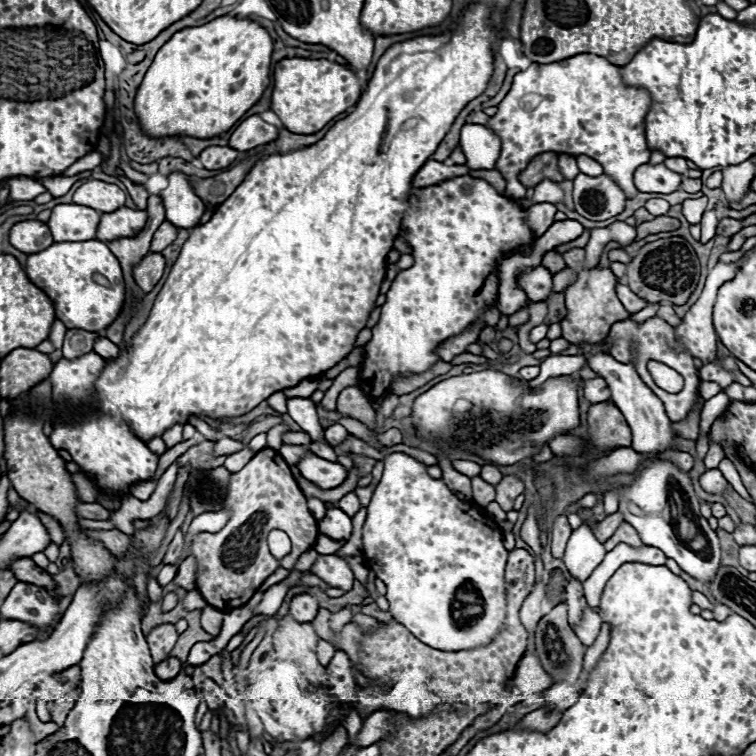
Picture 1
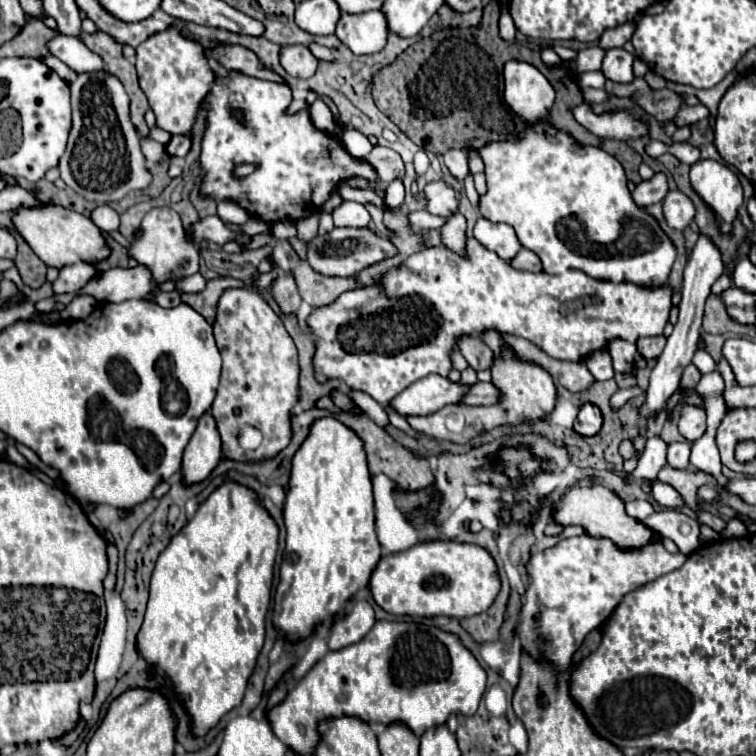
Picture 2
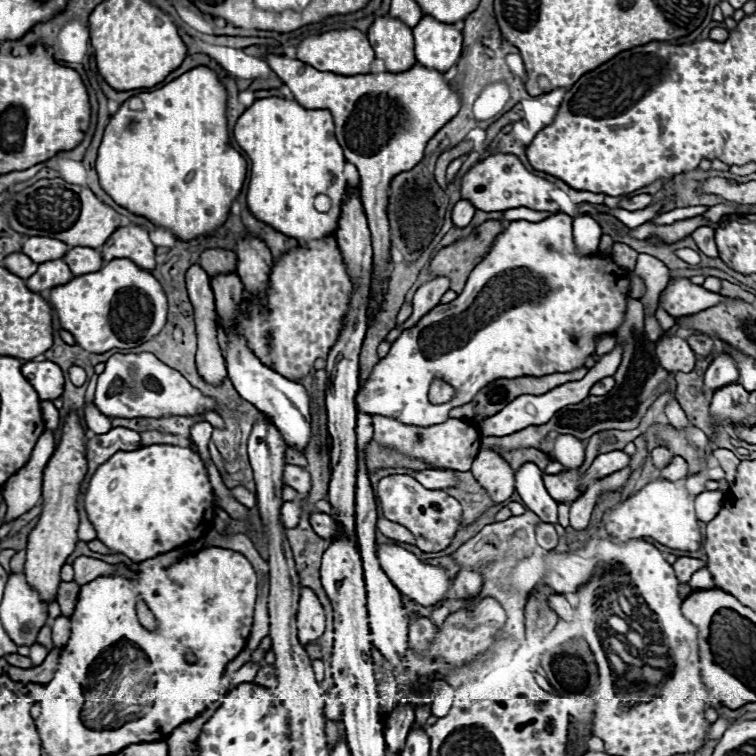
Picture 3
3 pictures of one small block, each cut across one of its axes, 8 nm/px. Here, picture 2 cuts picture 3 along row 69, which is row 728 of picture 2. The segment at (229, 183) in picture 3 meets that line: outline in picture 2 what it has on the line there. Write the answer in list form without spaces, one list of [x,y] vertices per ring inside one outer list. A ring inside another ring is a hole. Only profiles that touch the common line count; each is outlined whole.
[[[228,480],[224,484],[220,484],[198,508],[198,512],[192,516],[192,520],[170,540],[170,544],[166,546],[166,550],[158,556],[156,560],[156,568],[152,572],[152,582],[150,582],[150,600],[148,600],[148,610],[144,616],[144,624],[142,630],[138,632],[138,652],[154,666],[160,670],[166,670],[170,674],[170,678],[176,682],[176,692],[178,694],[188,694],[188,702],[186,708],[192,716],[192,732],[196,736],[204,736],[212,726],[218,724],[218,720],[230,712],[232,708],[236,708],[242,702],[242,694],[246,690],[246,682],[254,670],[256,664],[256,656],[262,650],[264,644],[264,624],[266,624],[266,612],[270,606],[270,598],[272,598],[272,580],[274,580],[274,558],[278,552],[278,526],[274,522],[274,518],[268,514],[268,510],[262,506],[258,492],[238,484],[236,480]]]

